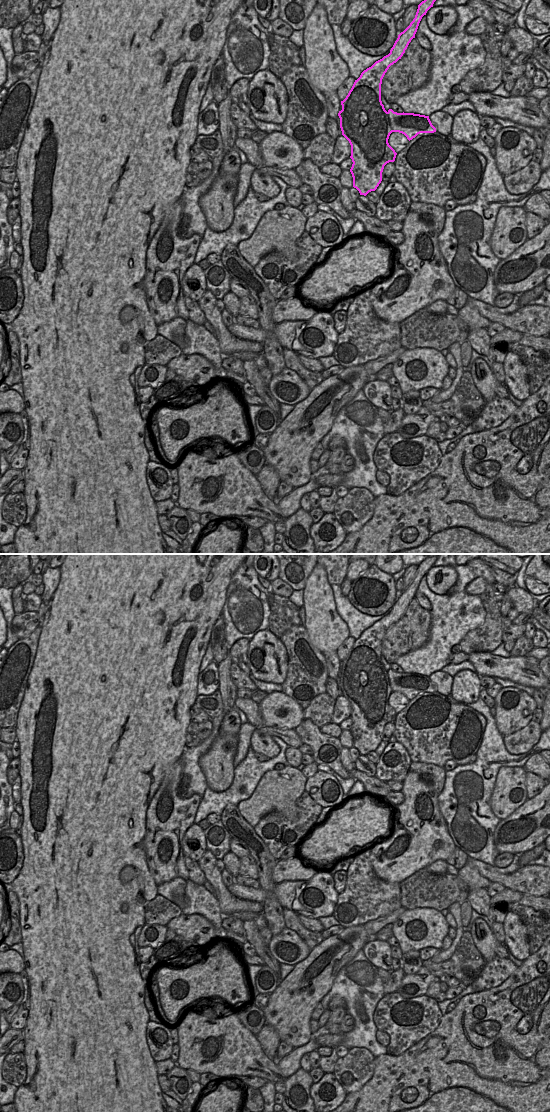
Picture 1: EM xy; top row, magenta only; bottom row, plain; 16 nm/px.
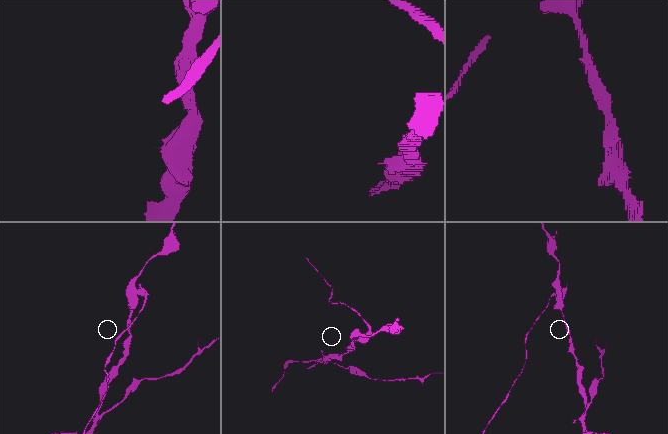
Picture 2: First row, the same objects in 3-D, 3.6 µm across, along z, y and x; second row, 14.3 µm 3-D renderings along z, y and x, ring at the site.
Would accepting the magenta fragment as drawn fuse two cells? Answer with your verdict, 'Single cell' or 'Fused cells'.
Fused cells.

